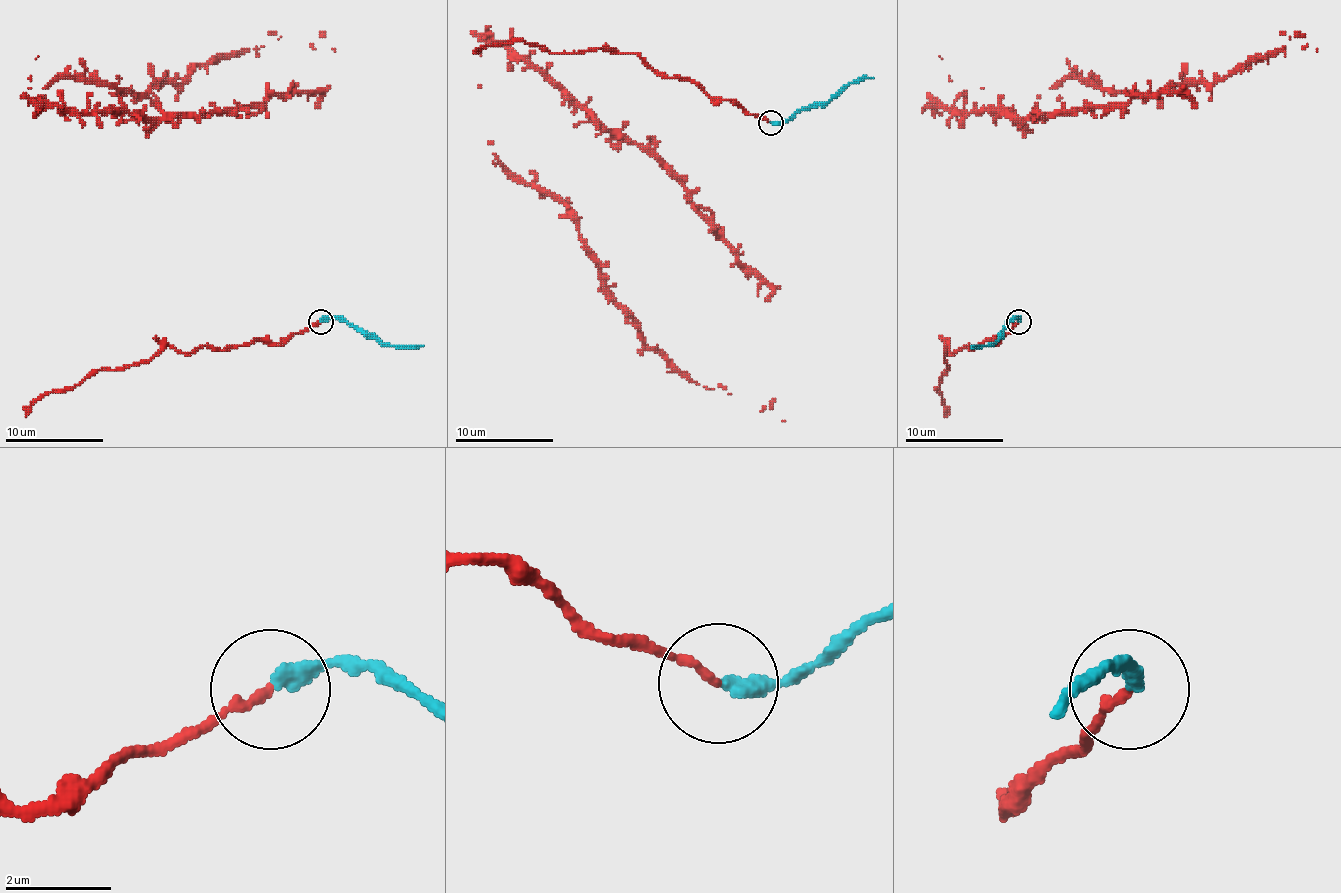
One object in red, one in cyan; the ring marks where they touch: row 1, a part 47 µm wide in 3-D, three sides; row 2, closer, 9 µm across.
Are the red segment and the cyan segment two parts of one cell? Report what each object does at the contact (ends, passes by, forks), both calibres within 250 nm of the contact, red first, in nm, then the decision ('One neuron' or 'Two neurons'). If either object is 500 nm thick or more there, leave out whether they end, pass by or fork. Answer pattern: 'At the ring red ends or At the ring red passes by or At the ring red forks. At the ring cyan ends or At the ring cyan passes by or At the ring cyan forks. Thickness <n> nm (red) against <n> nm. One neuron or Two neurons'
At the ring red ends. At the ring cyan ends. Thickness 170 nm (red) against 280 nm. Two neurons

